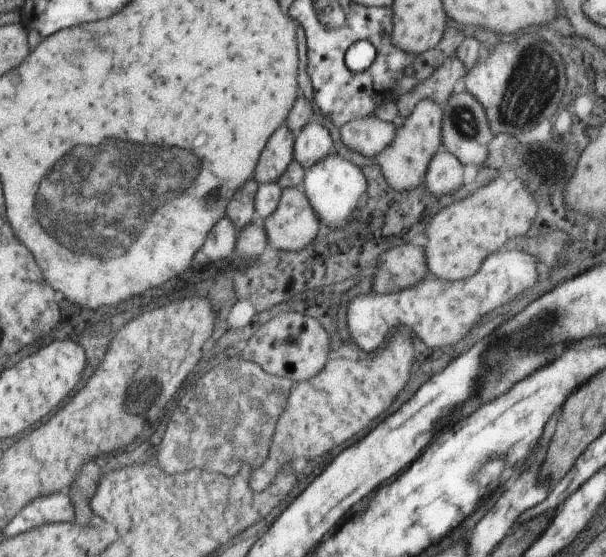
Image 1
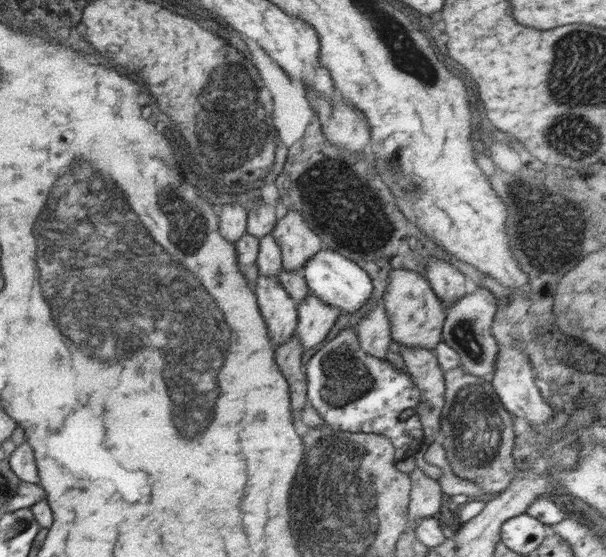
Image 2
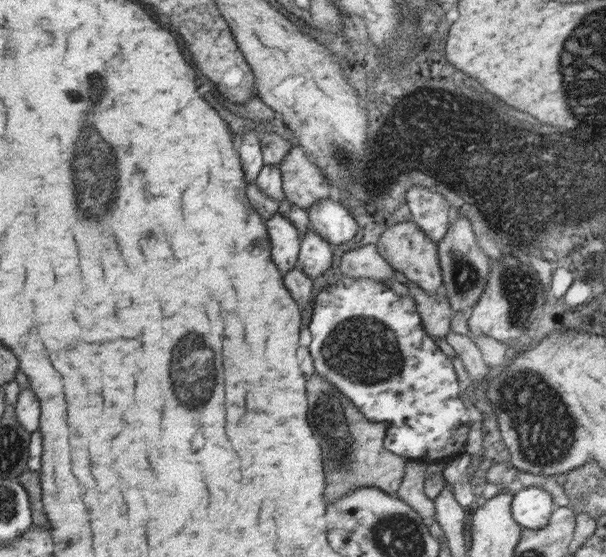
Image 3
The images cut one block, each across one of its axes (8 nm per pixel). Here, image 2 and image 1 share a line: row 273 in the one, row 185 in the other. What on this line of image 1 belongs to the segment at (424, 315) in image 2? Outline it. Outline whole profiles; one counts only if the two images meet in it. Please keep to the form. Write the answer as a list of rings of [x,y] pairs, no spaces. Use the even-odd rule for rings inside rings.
[[[422,100],[416,104],[414,112],[404,119],[404,124],[396,129],[394,142],[386,146],[380,156],[376,156],[376,162],[380,162],[382,172],[386,180],[390,182],[392,188],[396,190],[410,190],[414,186],[419,186],[426,178],[430,160],[440,152],[442,146],[441,120],[443,119],[443,109],[432,100]]]

